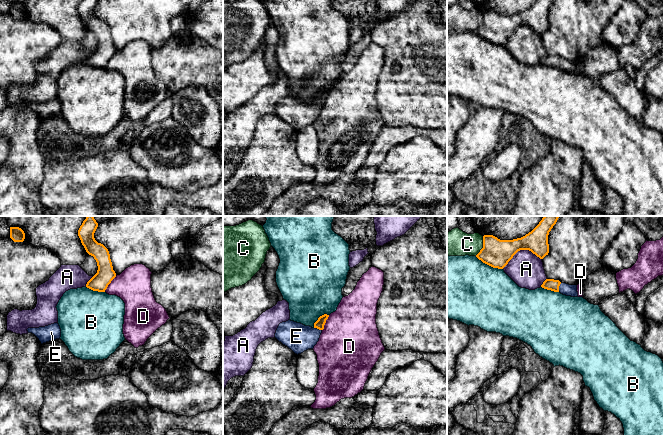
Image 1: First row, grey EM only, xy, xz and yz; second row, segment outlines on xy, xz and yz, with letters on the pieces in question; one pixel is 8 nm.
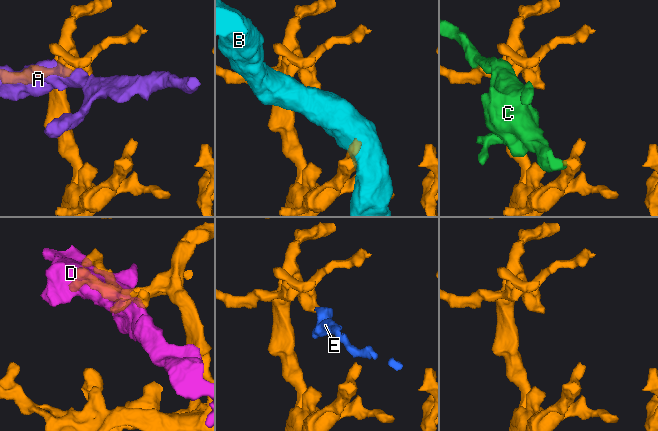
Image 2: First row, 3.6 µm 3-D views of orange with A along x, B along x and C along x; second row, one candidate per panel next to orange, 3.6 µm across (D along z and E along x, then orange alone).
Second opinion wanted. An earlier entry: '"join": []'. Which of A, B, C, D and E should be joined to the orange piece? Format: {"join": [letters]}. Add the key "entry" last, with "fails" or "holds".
{"join": ["E"], "entry": "fails"}

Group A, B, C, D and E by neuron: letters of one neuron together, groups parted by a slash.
A / B / C / D / E

